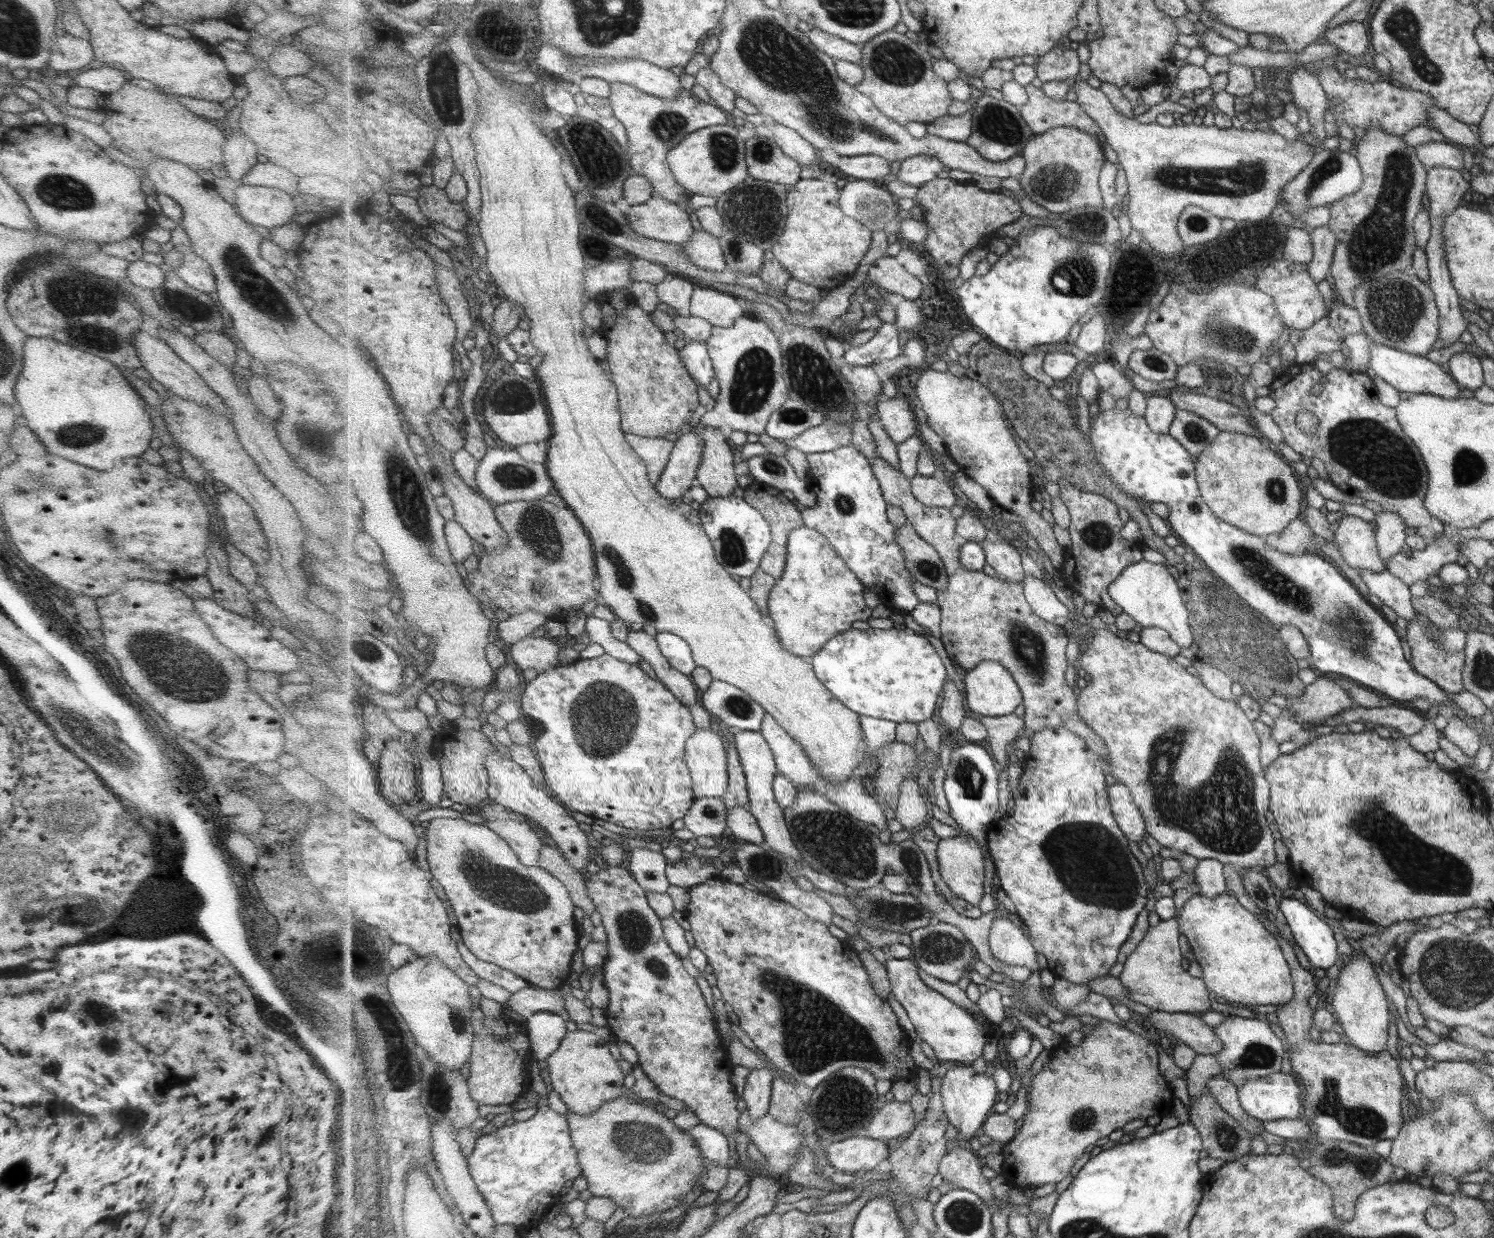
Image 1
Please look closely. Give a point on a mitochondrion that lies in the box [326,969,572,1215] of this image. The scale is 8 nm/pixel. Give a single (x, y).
(383, 1013)

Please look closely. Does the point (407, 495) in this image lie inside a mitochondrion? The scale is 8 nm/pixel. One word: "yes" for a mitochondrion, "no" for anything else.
yes

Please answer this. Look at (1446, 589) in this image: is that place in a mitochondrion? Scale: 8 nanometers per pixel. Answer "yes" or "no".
no

